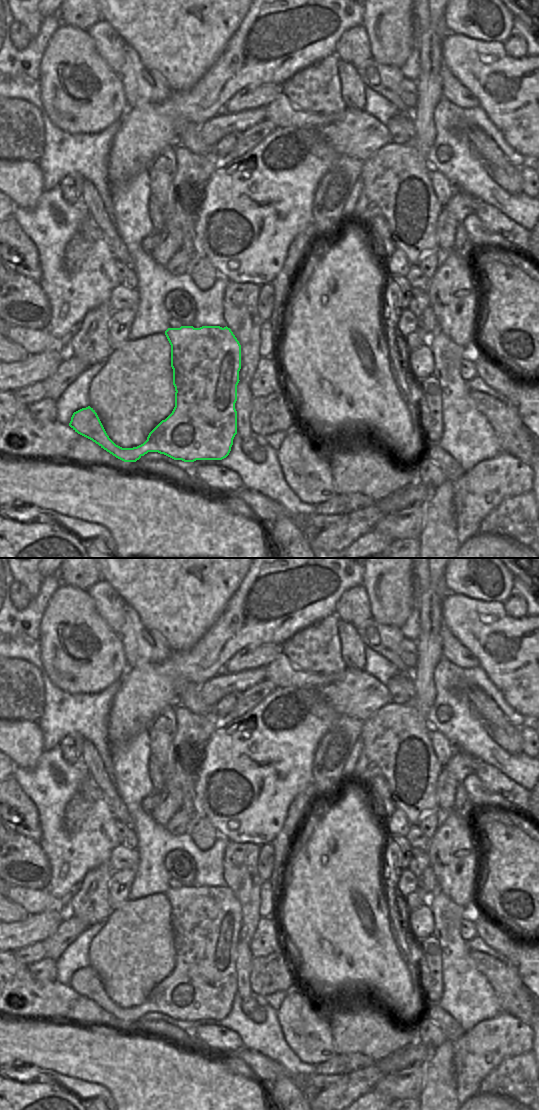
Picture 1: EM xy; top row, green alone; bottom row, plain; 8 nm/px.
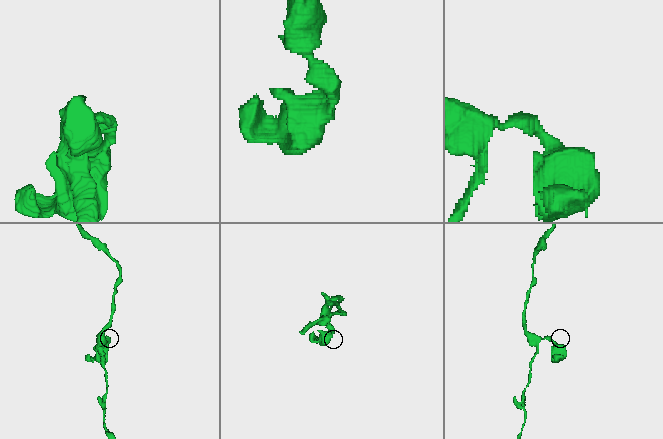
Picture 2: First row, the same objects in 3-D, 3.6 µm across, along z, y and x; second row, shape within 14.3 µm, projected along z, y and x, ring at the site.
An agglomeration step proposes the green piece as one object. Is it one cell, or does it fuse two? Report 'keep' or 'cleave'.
cleave

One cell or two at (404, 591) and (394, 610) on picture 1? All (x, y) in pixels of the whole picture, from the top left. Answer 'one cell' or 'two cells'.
one cell

